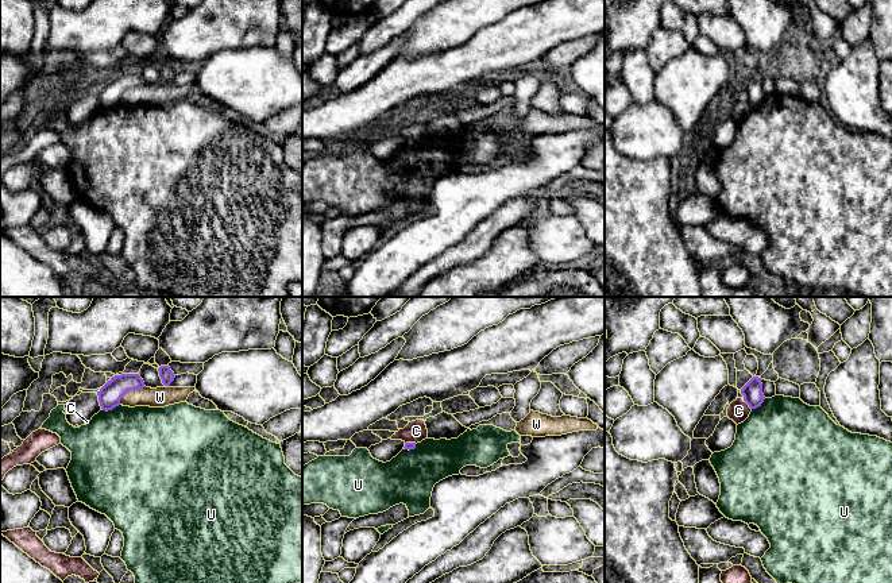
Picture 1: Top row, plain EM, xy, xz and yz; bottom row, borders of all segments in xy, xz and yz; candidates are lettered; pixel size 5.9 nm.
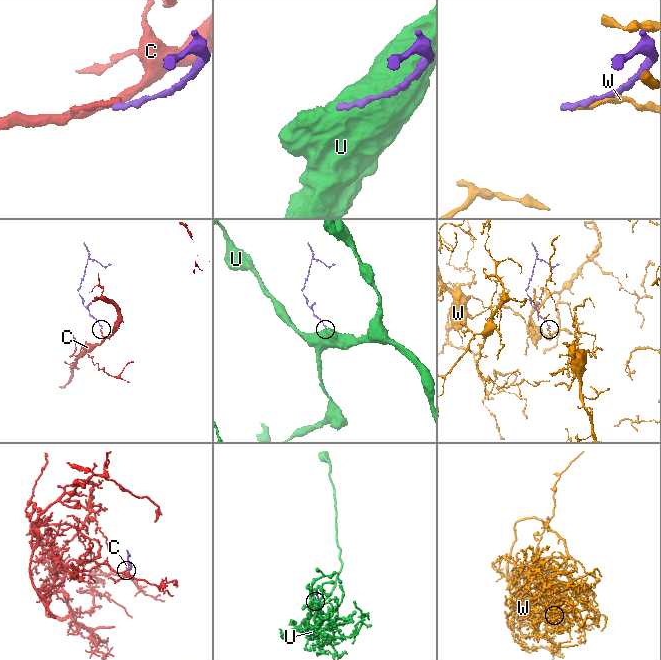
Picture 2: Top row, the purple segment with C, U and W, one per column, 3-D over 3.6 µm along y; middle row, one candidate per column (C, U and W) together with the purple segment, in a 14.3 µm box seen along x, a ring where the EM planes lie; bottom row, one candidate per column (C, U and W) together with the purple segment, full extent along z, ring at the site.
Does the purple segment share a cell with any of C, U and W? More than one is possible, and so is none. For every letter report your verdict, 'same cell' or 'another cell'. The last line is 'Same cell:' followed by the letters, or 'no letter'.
C: another cell
U: another cell
W: another cell
Same cell: no letter

